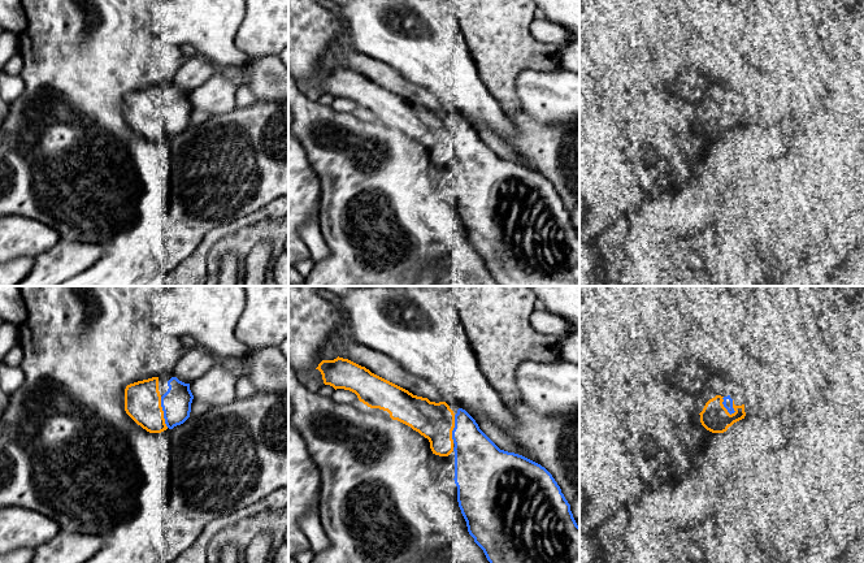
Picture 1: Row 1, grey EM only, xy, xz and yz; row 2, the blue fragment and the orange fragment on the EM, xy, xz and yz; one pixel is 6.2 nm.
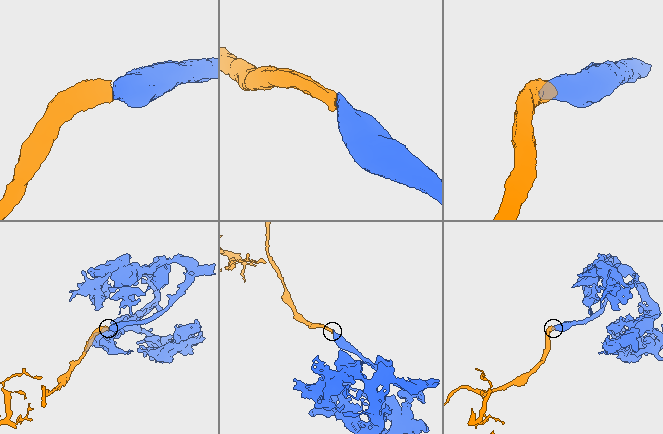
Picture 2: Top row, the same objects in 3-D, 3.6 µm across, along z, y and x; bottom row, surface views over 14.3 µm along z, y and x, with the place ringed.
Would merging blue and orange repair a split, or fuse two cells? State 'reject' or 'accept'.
accept

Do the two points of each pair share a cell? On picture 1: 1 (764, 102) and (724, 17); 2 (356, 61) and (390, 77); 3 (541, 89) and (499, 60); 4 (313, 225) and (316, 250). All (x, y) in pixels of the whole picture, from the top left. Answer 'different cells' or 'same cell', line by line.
1: different cells
2: same cell
3: different cells
4: same cell

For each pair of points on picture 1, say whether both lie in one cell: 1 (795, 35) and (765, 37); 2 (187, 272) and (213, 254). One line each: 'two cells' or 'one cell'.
1: two cells
2: two cells

